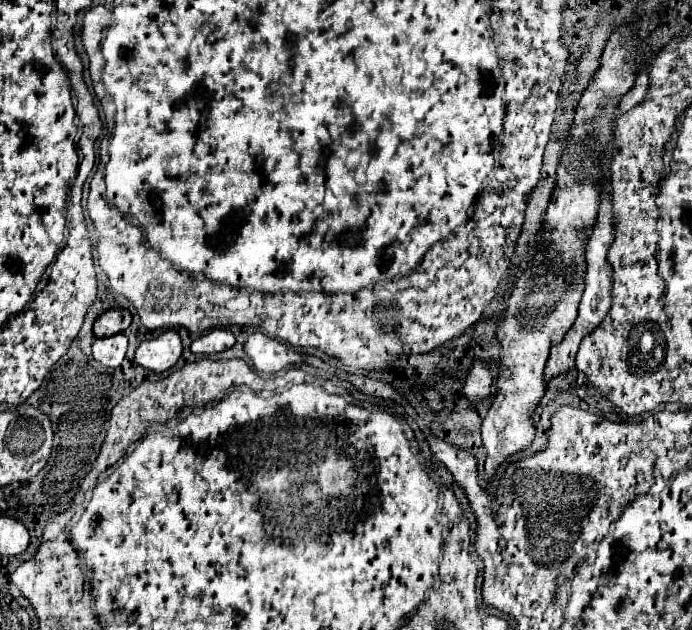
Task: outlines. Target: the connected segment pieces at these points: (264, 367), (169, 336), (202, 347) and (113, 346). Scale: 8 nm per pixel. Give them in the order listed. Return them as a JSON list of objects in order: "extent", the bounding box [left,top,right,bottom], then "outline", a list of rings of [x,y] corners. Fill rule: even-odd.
[{"extent":[245,332,305,374],"outline":[[[255,332],[249,336],[249,340],[245,344],[245,352],[249,354],[255,368],[261,374],[275,374],[287,366],[297,366],[297,364],[305,362],[299,352],[291,350],[289,346],[285,346],[285,344],[277,342],[275,338],[269,338],[261,332]]]},{"extent":[135,330,183,372],"outline":[[[167,330],[159,338],[141,342],[135,354],[135,362],[139,362],[145,370],[165,372],[177,364],[181,352],[183,352],[183,344],[177,330]]]},{"extent":[191,330,235,354],"outline":[[[211,330],[191,344],[193,354],[217,354],[229,350],[235,344],[235,336],[227,330]]]},{"extent":[93,334,127,366],"outline":[[[115,334],[109,338],[99,338],[93,344],[93,358],[103,366],[121,366],[127,352],[127,336]]]}]

